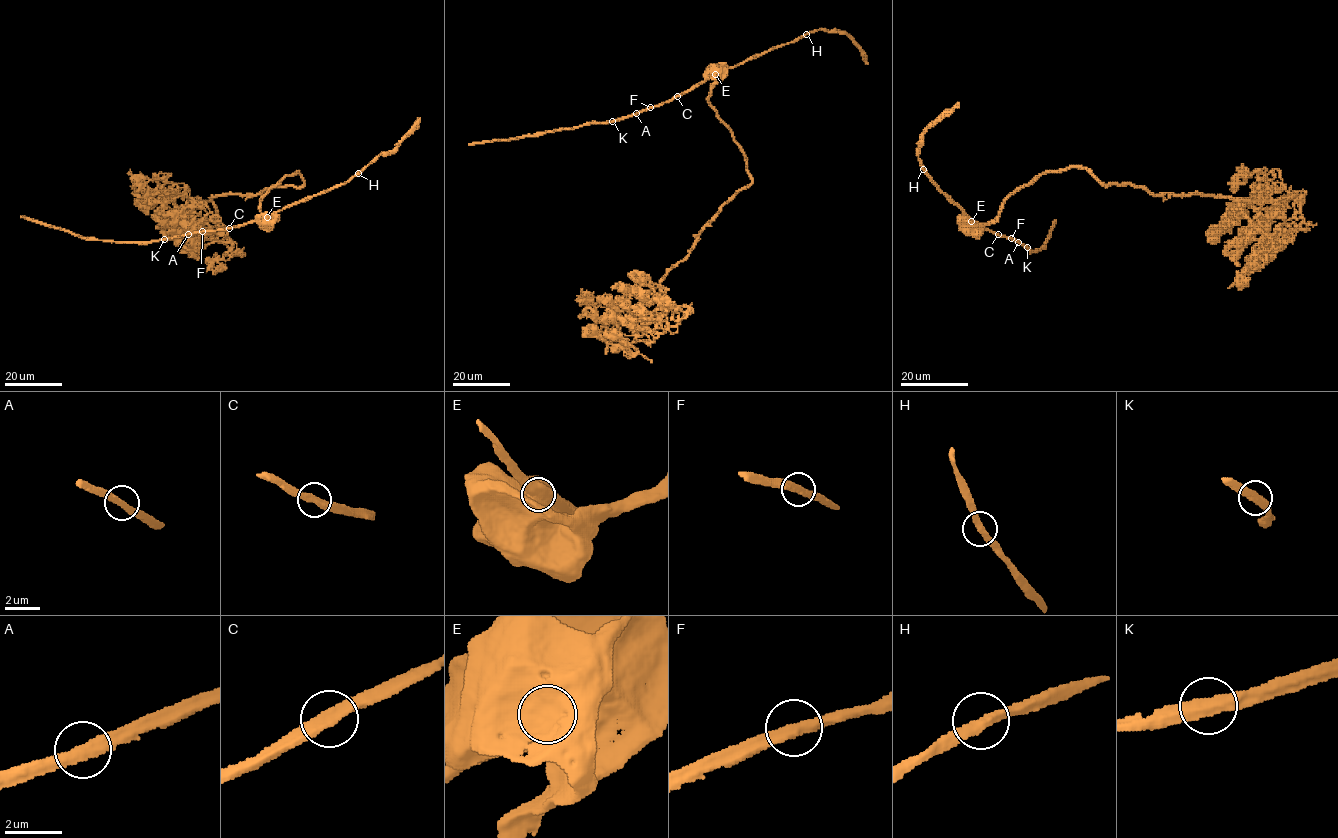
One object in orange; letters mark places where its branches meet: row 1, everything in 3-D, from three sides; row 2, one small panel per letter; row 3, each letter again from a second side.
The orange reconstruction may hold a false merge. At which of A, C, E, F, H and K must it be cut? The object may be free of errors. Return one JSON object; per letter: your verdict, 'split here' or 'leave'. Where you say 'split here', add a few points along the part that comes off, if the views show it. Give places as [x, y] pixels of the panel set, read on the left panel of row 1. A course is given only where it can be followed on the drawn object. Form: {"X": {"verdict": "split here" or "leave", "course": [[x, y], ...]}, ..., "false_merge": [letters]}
{"A": {"verdict": "leave"}, "C": {"verdict": "leave"}, "E": {"verdict": "split here", "course": [[267, 217], [230, 228], [154, 242], [127, 242], [79, 237], [21, 215]]}, "F": {"verdict": "leave"}, "H": {"verdict": "leave"}, "K": {"verdict": "leave"}, "false_merge": ["E"]}

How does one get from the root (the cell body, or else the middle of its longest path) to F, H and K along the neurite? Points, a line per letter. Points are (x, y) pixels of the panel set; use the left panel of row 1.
F: (263, 222), (253, 220), (223, 230), (202, 231)
H: (263, 222), (282, 209), (346, 183), (358, 173)
K: (263, 222), (253, 220), (223, 230), (164, 239)

